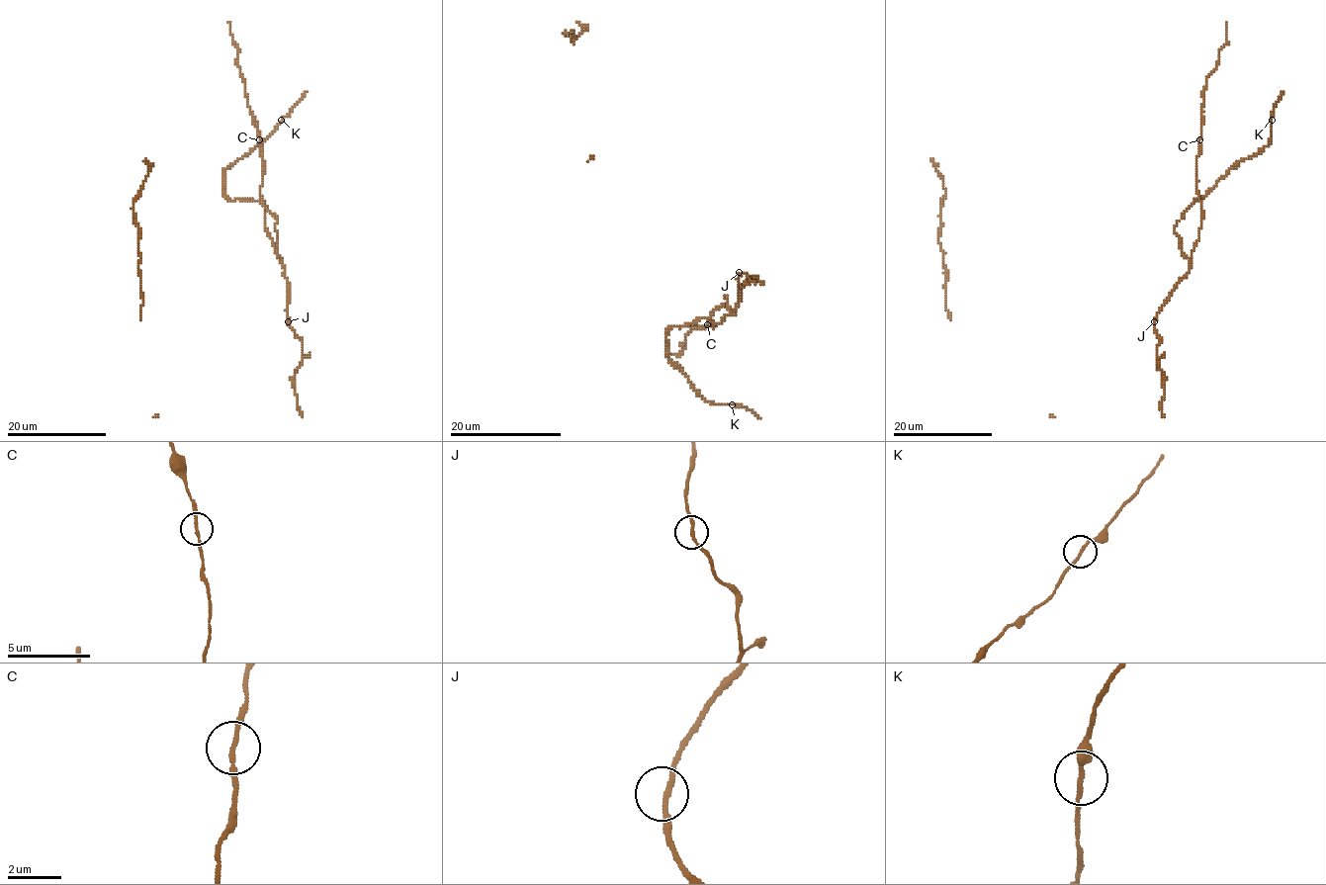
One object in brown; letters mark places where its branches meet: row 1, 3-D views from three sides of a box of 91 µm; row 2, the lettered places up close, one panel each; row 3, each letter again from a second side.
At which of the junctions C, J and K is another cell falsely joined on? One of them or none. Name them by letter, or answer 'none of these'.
none of these

